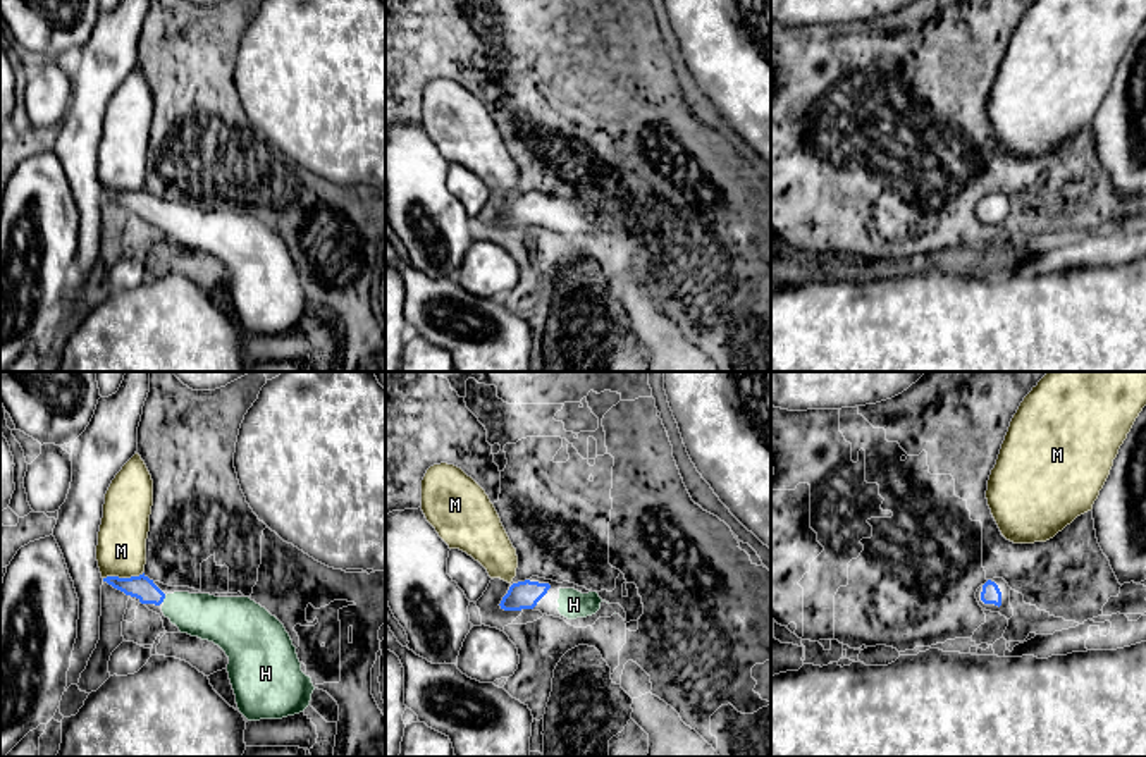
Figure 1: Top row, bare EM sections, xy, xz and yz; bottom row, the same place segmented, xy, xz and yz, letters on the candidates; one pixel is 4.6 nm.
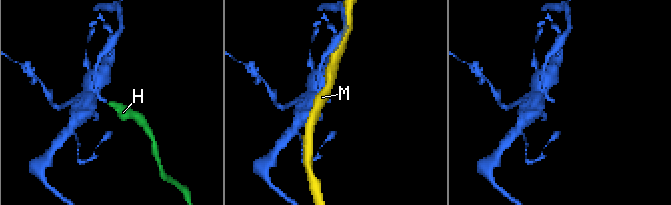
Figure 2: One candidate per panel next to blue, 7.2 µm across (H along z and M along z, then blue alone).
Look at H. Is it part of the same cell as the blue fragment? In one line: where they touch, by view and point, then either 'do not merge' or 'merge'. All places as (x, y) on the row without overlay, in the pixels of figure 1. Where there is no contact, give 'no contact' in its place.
xy (164, 212) | merge

